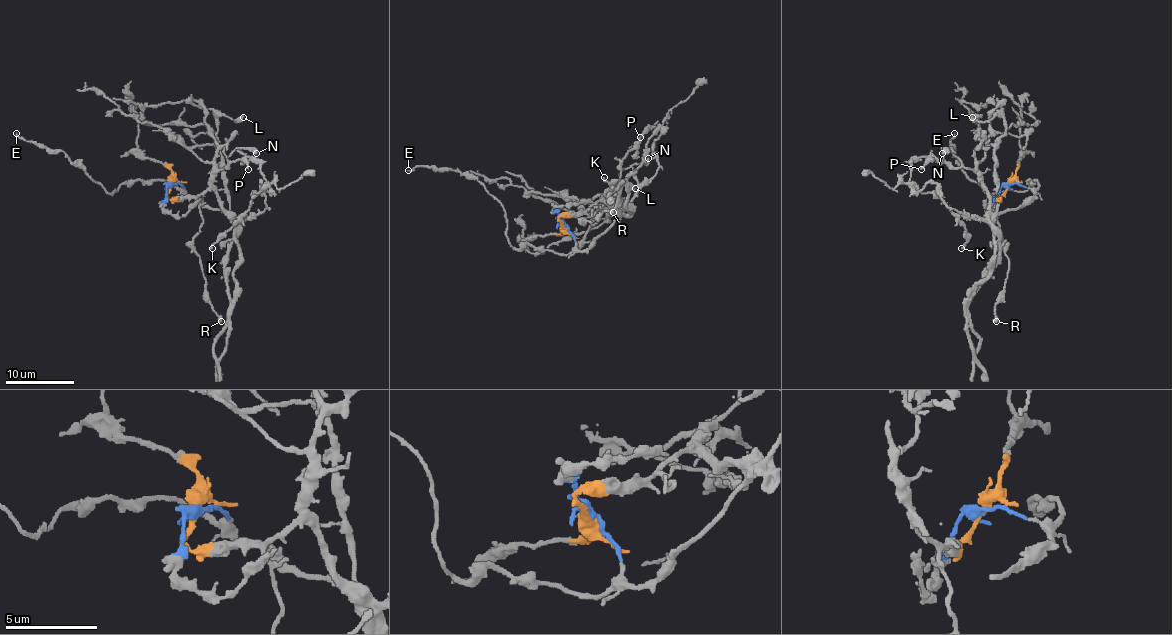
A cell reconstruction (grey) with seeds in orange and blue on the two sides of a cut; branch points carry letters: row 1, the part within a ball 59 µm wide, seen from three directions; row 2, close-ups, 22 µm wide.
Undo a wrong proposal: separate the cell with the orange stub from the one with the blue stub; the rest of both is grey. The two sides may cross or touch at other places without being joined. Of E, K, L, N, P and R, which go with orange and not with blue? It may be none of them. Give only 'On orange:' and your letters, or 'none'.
On orange: K, N, P, R

